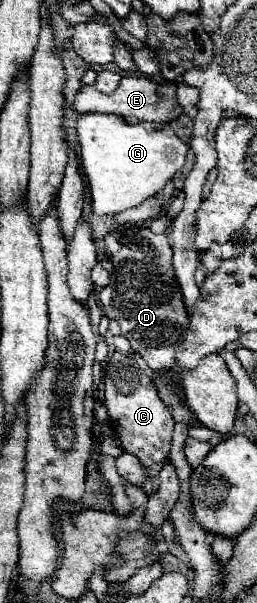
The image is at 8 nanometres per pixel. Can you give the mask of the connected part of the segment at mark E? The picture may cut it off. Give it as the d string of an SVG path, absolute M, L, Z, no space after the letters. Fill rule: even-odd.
M126 75L122 77L120 85L112 93L98 93L92 85L82 85L76 93L72 103L76 113L100 113L100 115L116 115L122 117L126 123L140 123L140 121L154 121L154 123L168 123L176 119L182 109L176 101L176 85L174 83L156 83L144 75Z

